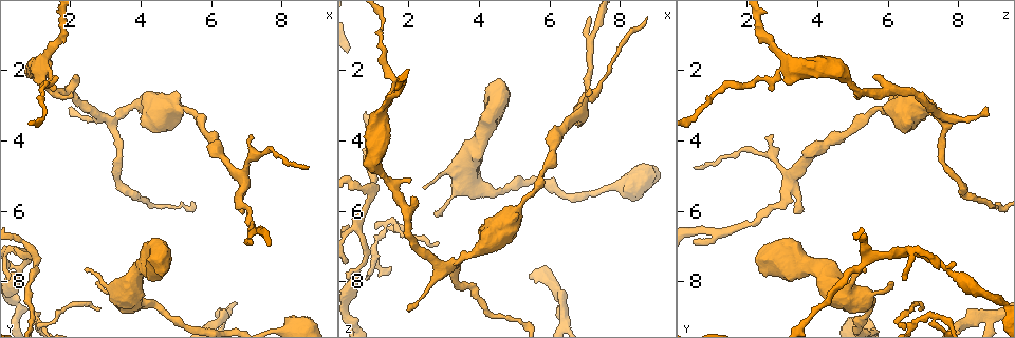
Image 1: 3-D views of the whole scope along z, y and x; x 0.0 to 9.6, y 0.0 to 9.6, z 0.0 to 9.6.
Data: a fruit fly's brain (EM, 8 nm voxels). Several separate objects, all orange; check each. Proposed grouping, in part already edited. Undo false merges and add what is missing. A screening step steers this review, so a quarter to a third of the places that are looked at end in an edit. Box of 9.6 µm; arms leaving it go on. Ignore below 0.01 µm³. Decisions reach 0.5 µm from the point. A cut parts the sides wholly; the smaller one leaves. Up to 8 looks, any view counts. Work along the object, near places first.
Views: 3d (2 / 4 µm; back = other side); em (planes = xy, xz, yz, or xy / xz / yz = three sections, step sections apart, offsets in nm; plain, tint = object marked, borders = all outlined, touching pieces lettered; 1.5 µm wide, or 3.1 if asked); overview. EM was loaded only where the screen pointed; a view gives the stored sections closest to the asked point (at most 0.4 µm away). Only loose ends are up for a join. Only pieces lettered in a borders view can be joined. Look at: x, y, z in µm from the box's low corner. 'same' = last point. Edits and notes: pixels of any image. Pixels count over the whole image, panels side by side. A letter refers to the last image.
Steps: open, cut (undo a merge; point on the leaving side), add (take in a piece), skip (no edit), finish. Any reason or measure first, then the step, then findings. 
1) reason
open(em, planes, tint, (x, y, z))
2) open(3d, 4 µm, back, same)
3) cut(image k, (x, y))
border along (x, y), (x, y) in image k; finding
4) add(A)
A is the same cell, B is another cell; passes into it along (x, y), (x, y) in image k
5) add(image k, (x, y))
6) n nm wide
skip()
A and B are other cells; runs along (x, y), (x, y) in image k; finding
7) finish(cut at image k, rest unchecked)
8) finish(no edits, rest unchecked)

three arms meet
open(3d, 2 µm, (0.90, 7.25, 5.45))

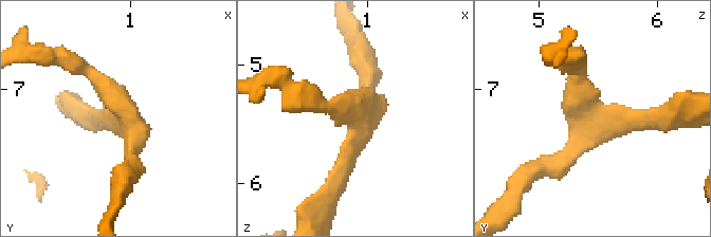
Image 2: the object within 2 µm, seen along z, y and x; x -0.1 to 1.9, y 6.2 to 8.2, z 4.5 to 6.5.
3 arms; arms of 170, 190, 220 nm; need the tissue
open(em, xy, step 8, tint, (1.00, 7.28, 5.46))

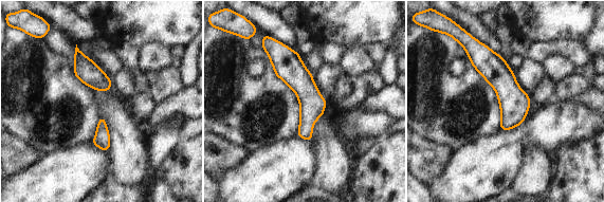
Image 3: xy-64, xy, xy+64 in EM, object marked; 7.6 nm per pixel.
open(em, planes, borders, same)

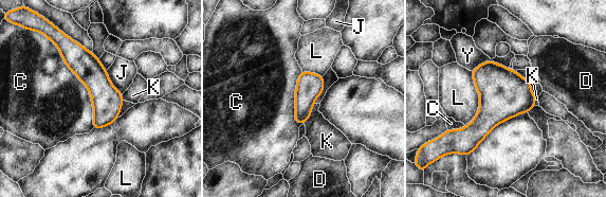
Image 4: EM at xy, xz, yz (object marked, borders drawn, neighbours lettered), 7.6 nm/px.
skip()
C, D, J, K, L and Y are other cells; border along (106, 70), (109, 81), (122, 94) in image 4; one cell here

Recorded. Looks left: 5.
branch stops here
open(3d, 2 µm, (6.95, 6.05, 3.35))

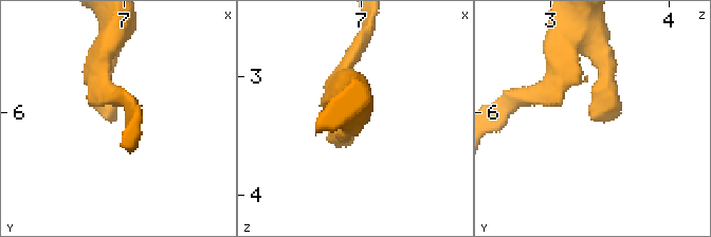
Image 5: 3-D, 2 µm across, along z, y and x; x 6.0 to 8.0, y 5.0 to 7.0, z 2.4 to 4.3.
now the EM
open(em, yz, step 8, borders, (6.90, 6.02, 3.32))

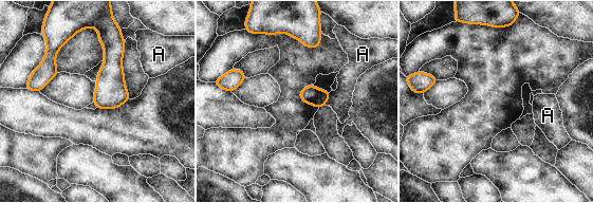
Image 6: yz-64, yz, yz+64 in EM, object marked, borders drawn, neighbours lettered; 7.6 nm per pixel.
skip()
A is another cell; border along (330, 92), (330, 96), (325, 105) in image 6; no lettered piece goes on from it

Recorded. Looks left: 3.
thick turns thin
open(em, planes, borders, (5.45, 3.15, 5.55))

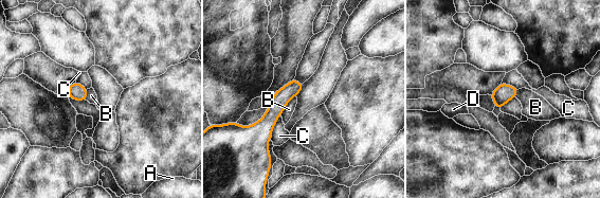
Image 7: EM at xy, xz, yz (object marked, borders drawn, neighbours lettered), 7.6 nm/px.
90 nm wide
skip()
A, B, C and D are other cells; runs along (298, 86), (277, 104), (265, 131) in image 7; one cell here

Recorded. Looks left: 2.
finish(no edits, rest unchecked)

